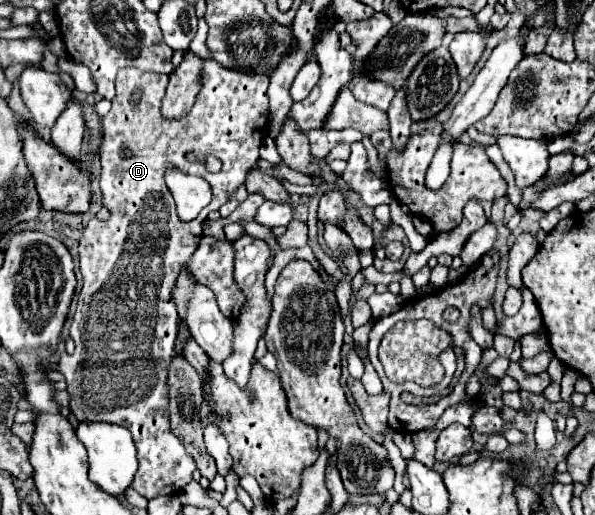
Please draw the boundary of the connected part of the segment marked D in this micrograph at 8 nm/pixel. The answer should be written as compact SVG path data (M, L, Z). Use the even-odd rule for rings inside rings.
M204 59L202 65L202 69L216 69L216 83L204 81L202 119L186 119L186 123L160 119L160 101L164 97L168 75L146 73L132 67L118 73L112 109L106 117L100 119L100 189L104 195L102 203L112 211L112 217L108 221L90 221L80 239L78 253L84 283L70 327L70 337L76 343L76 351L74 355L62 355L62 359L58 361L58 369L64 373L68 383L70 409L78 421L116 423L132 433L139 461L132 487L146 499L176 495L188 481L192 481L192 473L196 469L196 461L186 453L180 439L170 431L168 419L166 371L178 337L178 313L174 309L170 293L178 277L178 269L188 263L202 237L202 223L206 221L208 213L220 209L244 183L248 169L256 165L258 147L262 145L268 125L268 77L238 73L234 69L220 67L210 59ZM136 89L142 91L138 103L132 101ZM208 155L214 155L224 163L220 173L212 175L206 171L204 159ZM166 169L178 169L182 173L198 175L212 185L212 201L200 211L194 221L186 223L178 219L174 199L164 181Z

